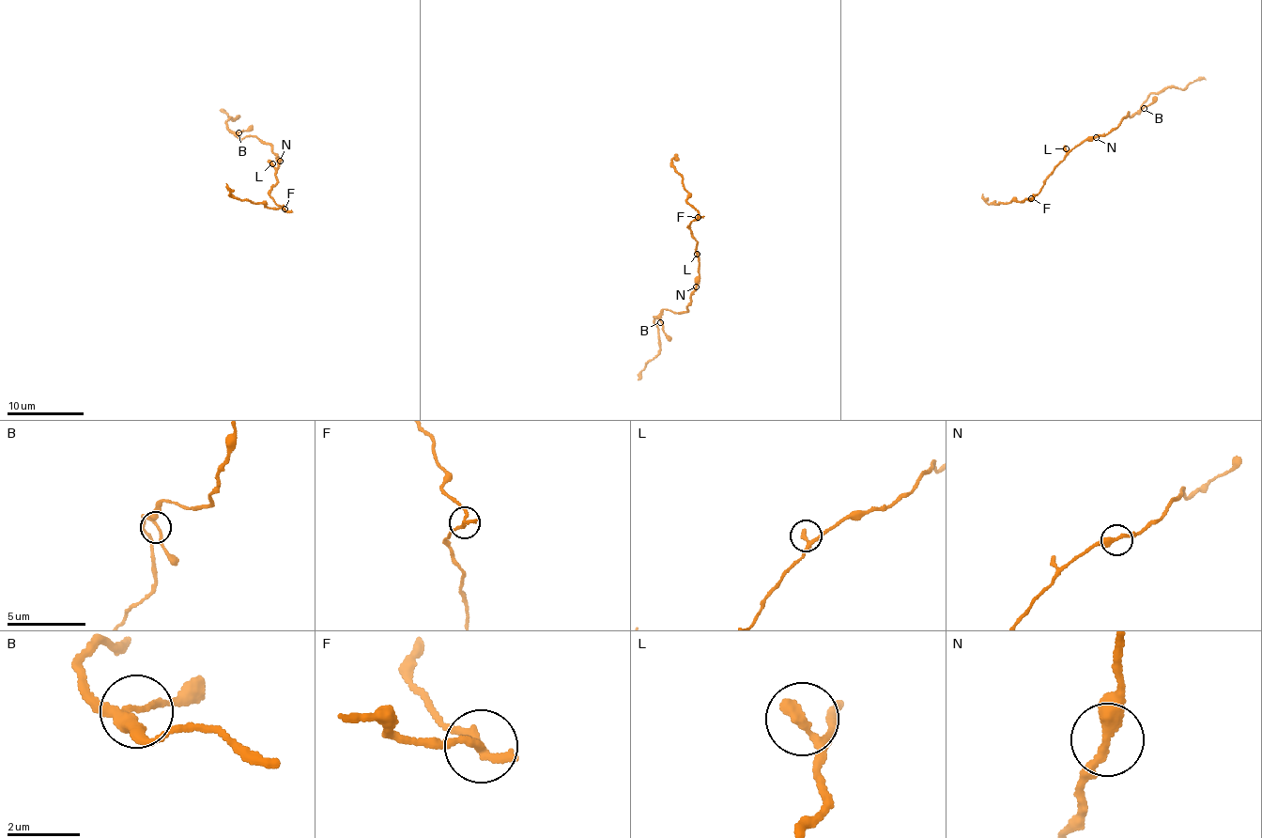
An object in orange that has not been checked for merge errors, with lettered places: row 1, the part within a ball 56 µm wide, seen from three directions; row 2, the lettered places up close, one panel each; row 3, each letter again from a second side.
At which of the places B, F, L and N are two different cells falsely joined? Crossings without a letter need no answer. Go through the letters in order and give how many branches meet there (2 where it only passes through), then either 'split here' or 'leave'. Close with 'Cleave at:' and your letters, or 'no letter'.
B: branches 3; leave
F: branches 2; split here
L: branches 2; leave
N: branches 2; leave
Cleave at: F

